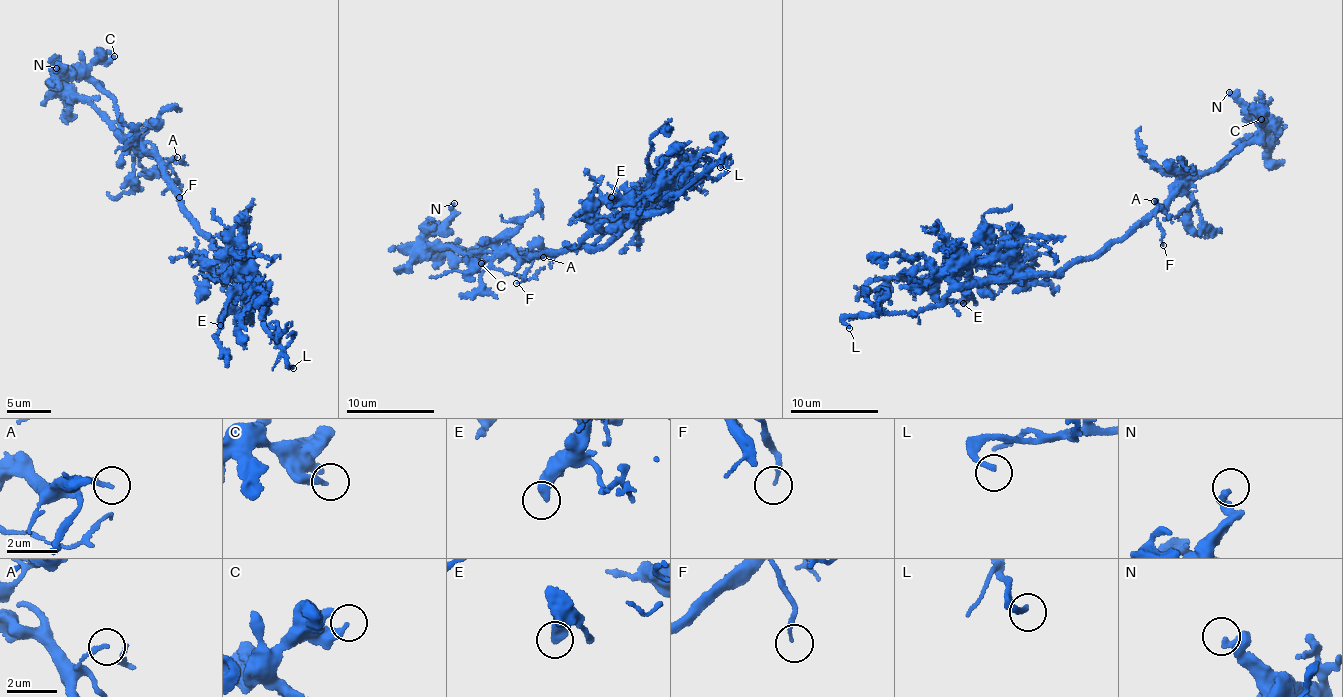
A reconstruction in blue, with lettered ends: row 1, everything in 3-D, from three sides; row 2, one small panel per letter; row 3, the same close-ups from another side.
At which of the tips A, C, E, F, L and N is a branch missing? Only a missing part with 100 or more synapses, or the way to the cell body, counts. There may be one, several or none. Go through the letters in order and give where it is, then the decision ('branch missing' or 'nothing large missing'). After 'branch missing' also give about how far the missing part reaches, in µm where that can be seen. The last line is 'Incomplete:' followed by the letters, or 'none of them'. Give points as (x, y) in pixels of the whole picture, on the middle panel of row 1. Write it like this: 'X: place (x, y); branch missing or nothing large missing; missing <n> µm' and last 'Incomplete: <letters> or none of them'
A: place (543, 257); nothing large missing
C: place (481, 263); nothing large missing
E: place (611, 197); nothing large missing
F: place (516, 283); nothing large missing
L: place (720, 167); branch missing; missing 20 µm
N: place (454, 203); nothing large missing
Incomplete: L

